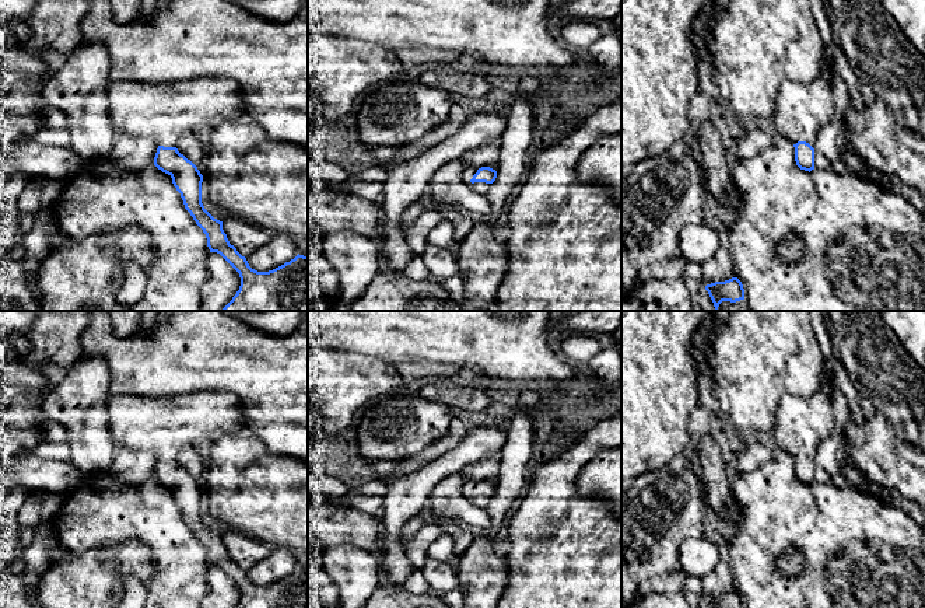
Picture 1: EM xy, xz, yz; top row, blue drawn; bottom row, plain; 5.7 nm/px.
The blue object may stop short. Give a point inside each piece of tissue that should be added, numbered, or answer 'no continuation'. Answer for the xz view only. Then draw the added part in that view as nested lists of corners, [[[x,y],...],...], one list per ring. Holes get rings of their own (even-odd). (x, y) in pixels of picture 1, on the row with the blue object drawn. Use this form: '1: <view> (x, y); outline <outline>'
1: xz (468, 173); outline [[[463,167],[462,174],[460,174],[460,181],[463,184],[466,184],[472,191],[484,195],[488,189],[491,184],[486,184],[486,182],[474,182],[472,184],[470,179],[473,178],[473,175],[477,172],[479,168],[470,168],[470,167]]]

